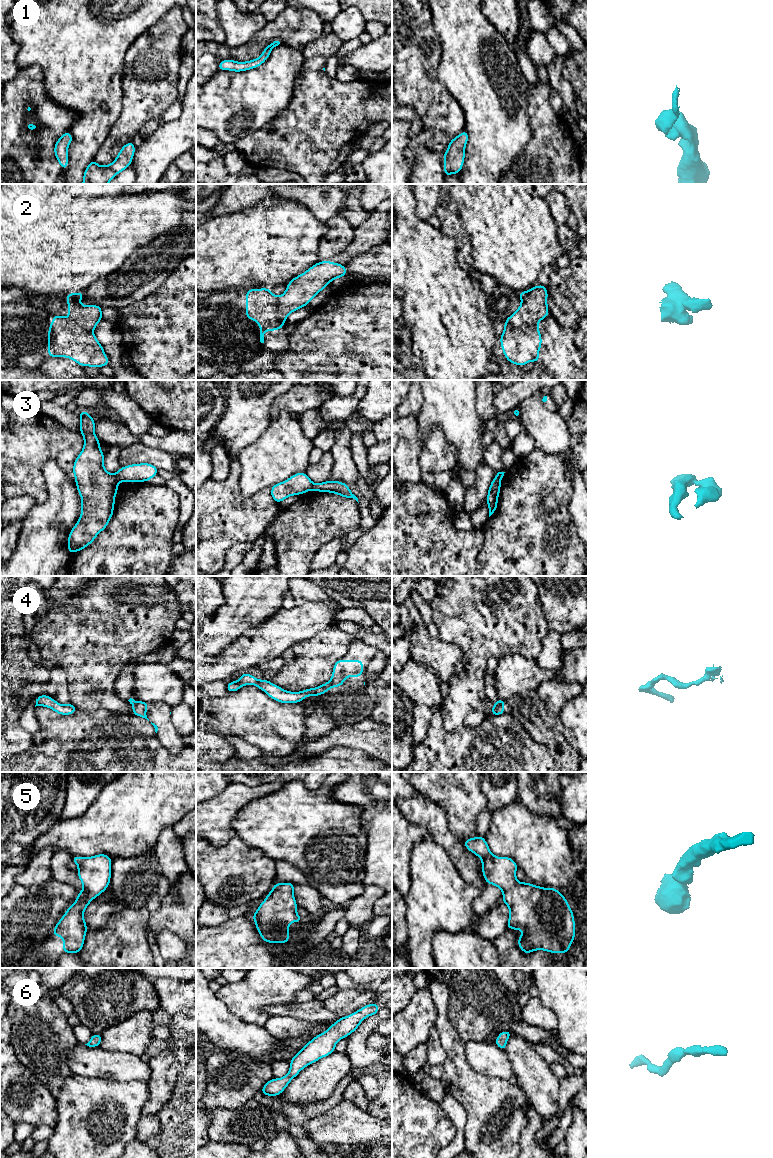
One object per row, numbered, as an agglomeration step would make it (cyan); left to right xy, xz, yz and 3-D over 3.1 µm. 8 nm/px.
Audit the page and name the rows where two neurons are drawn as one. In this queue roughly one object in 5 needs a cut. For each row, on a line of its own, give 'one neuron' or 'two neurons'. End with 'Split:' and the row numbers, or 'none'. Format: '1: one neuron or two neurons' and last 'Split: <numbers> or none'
1: one neuron
2: two neurons
3: two neurons
4: two neurons
5: one neuron
6: one neuron
Split: 2, 3, 4

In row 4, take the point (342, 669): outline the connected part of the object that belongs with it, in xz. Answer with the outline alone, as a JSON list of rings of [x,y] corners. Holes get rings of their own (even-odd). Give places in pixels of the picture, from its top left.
[[[337,660],[333,666],[330,683],[332,687],[340,687],[348,677],[358,678],[364,671],[362,660]]]

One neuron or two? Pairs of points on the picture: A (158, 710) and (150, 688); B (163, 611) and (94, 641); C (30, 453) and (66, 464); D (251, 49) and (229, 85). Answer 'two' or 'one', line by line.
A: two
B: one
C: one
D: two

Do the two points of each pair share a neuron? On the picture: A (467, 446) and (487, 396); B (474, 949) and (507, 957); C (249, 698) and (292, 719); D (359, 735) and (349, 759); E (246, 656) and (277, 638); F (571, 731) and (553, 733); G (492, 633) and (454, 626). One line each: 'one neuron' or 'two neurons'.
A: two neurons
B: two neurons
C: one neuron
D: two neurons
E: one neuron
F: two neurons
G: one neuron

